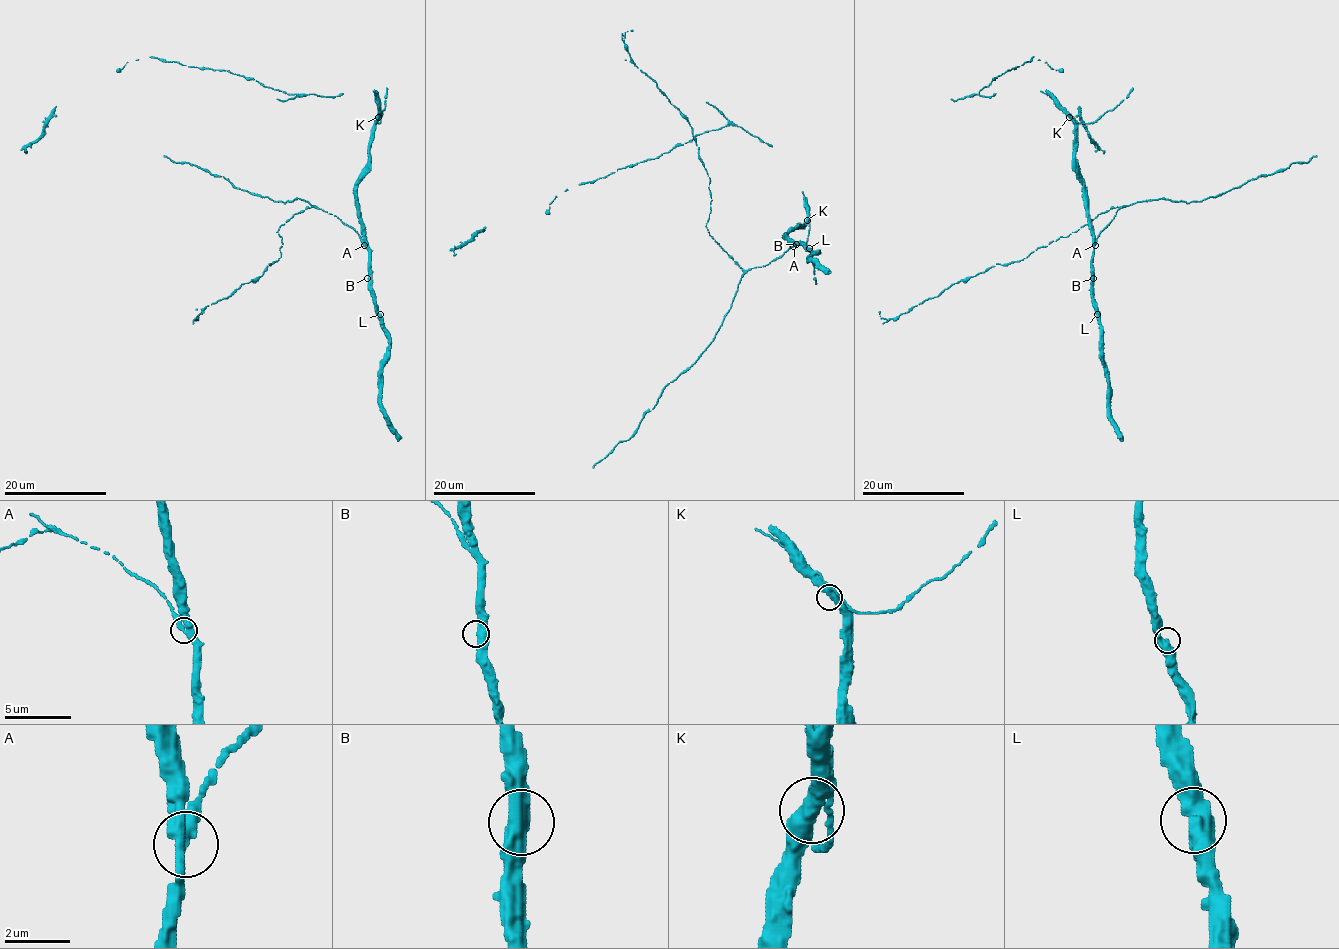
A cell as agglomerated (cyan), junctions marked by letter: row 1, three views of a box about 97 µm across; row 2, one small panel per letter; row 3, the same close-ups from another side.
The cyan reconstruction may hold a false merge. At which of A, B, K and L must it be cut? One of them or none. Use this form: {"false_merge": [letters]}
{"false_merge": ["A"]}

